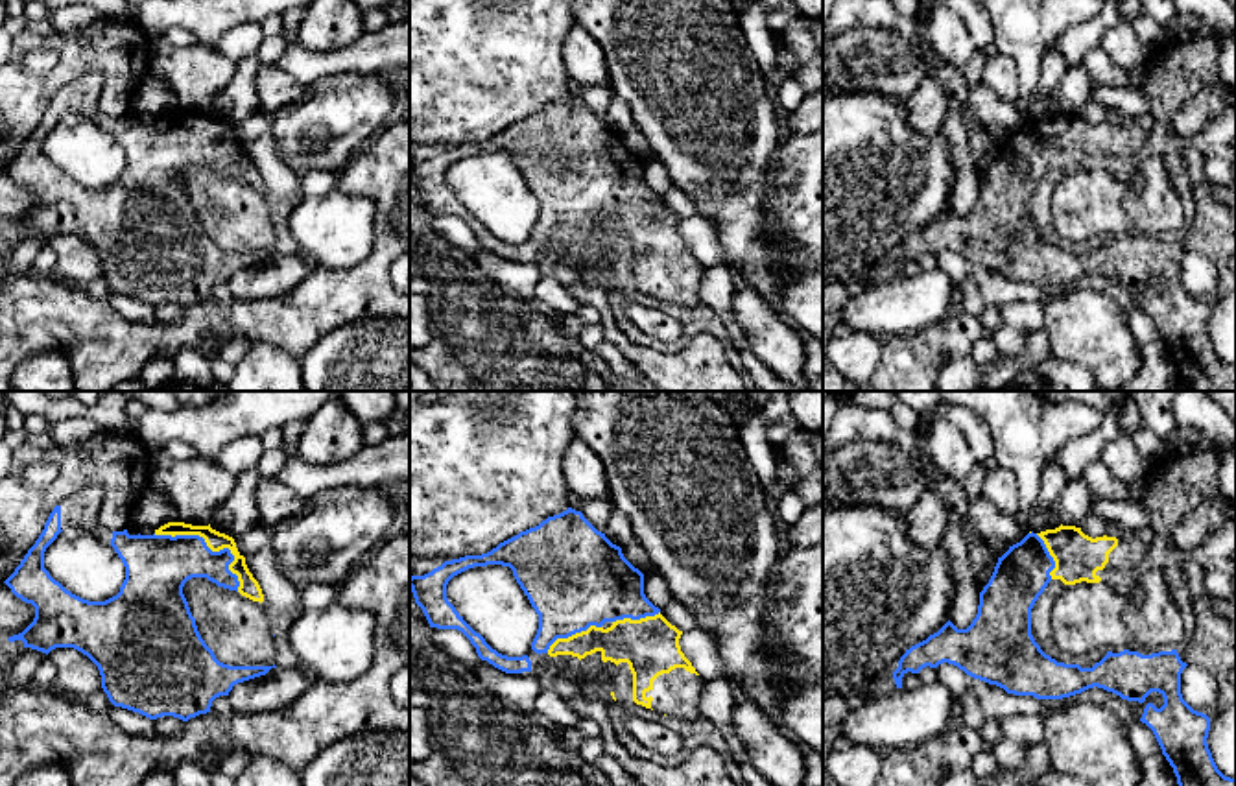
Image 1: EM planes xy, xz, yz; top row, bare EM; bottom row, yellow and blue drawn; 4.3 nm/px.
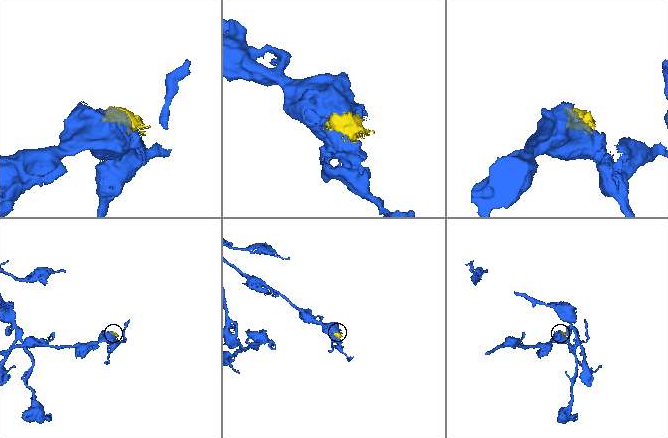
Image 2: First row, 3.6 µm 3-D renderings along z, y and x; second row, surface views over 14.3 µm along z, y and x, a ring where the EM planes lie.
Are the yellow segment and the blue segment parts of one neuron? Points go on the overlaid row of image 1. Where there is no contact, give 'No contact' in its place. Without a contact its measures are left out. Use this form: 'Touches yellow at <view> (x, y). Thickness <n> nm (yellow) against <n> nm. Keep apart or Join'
Touches yellow at xy (211, 548). Thickness 90 nm (yellow) against 280 nm. Join

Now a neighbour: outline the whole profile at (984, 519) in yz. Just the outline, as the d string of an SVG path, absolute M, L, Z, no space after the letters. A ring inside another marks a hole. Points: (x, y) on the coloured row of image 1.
M983 496L969 504L965 518L969 528L981 539L1000 537L1009 546L1028 535L1011 515L1002 513Z

